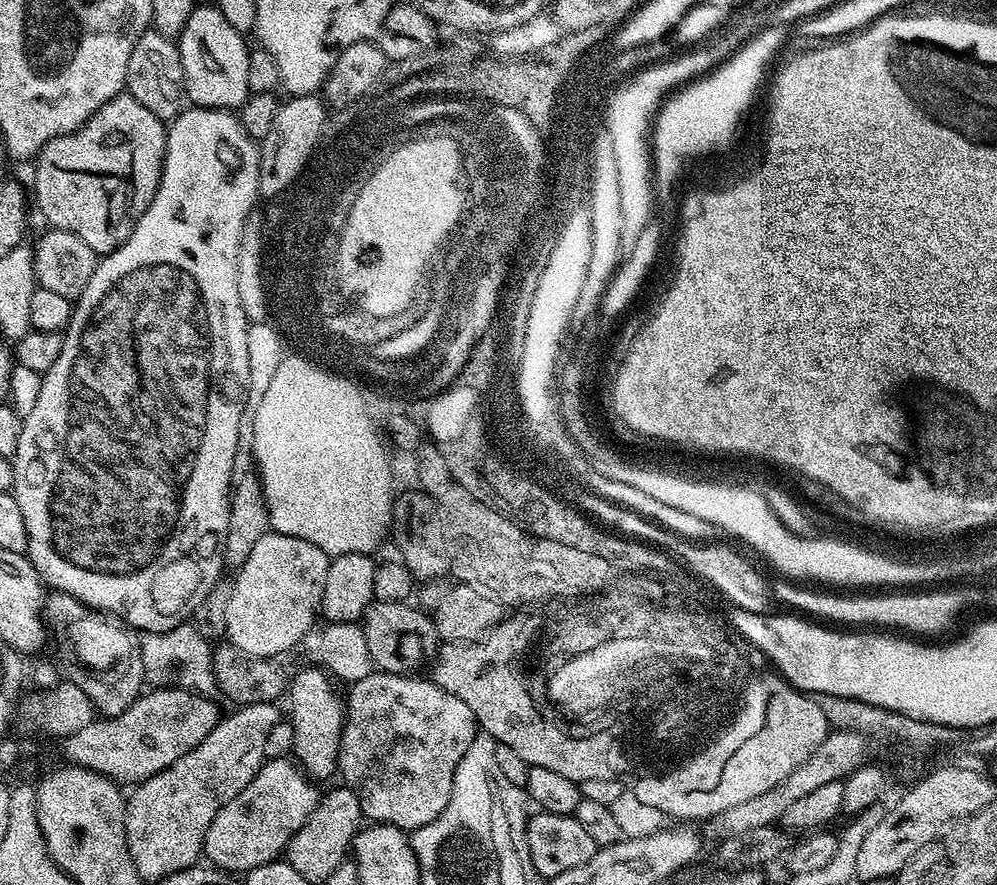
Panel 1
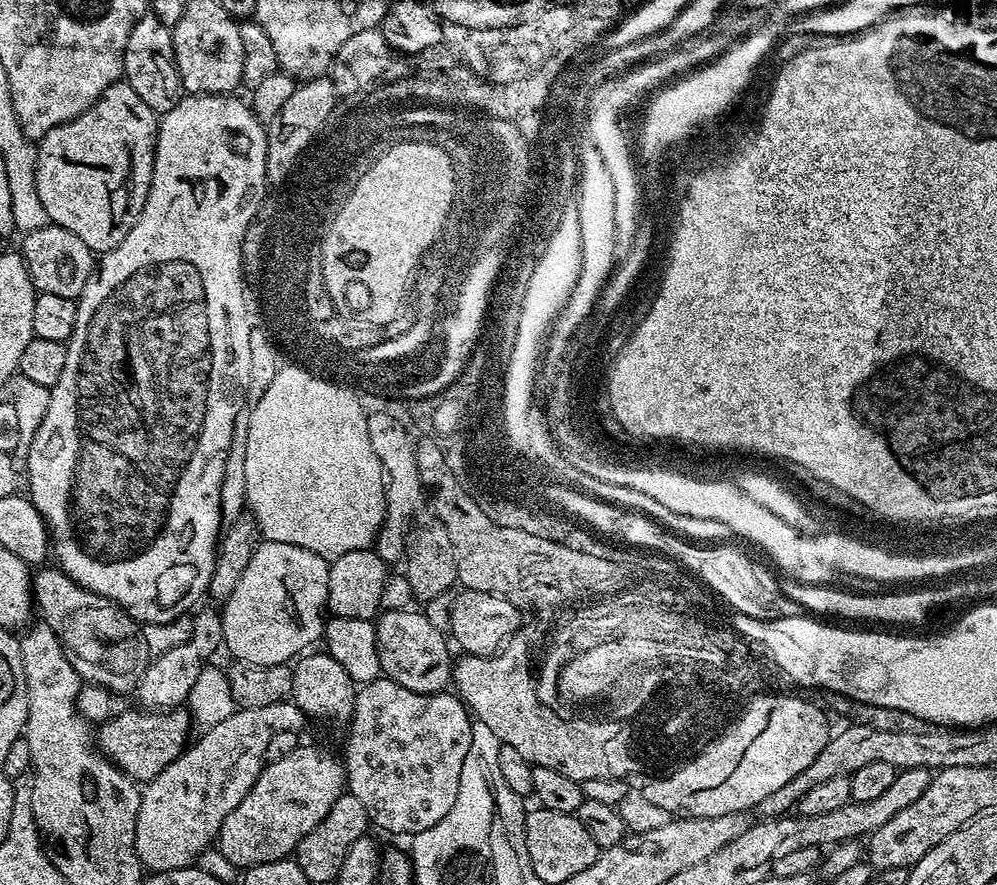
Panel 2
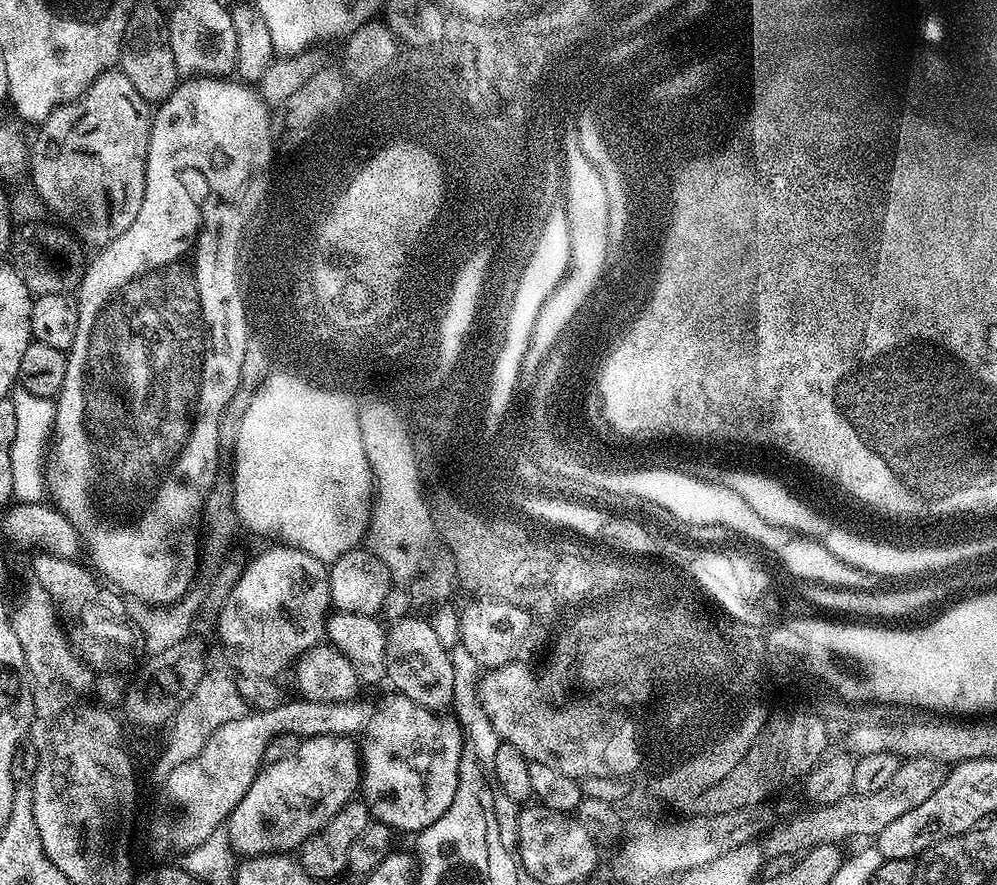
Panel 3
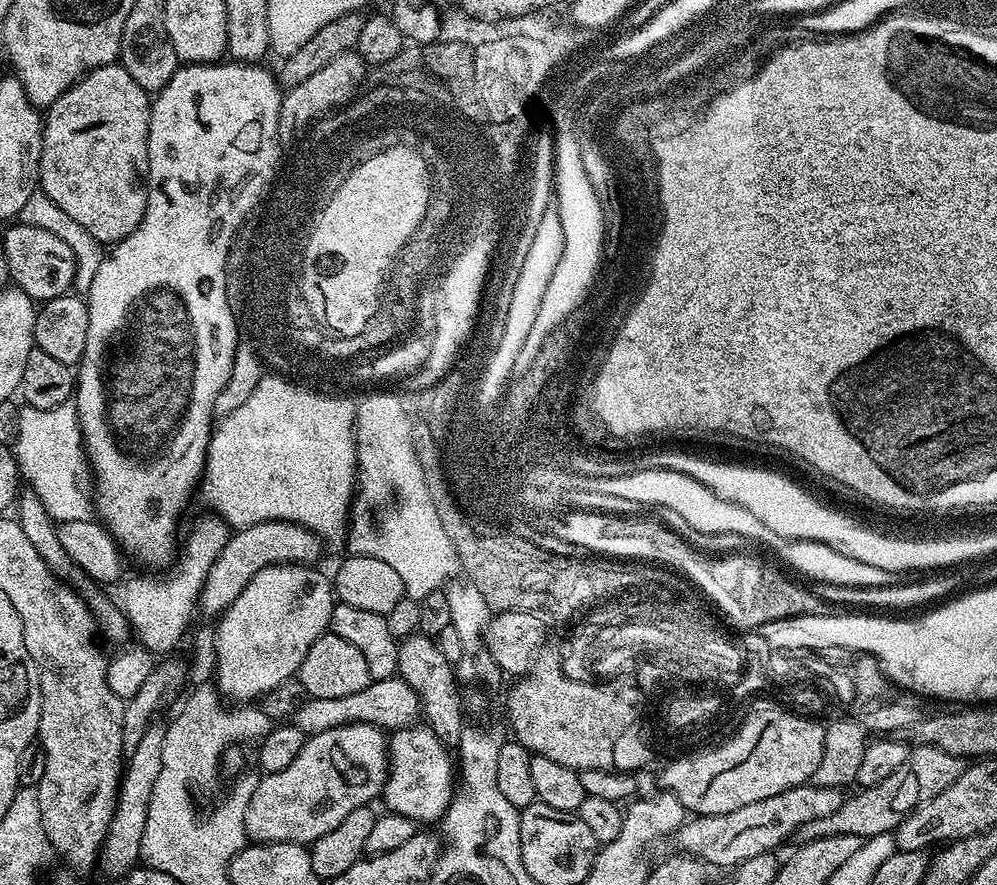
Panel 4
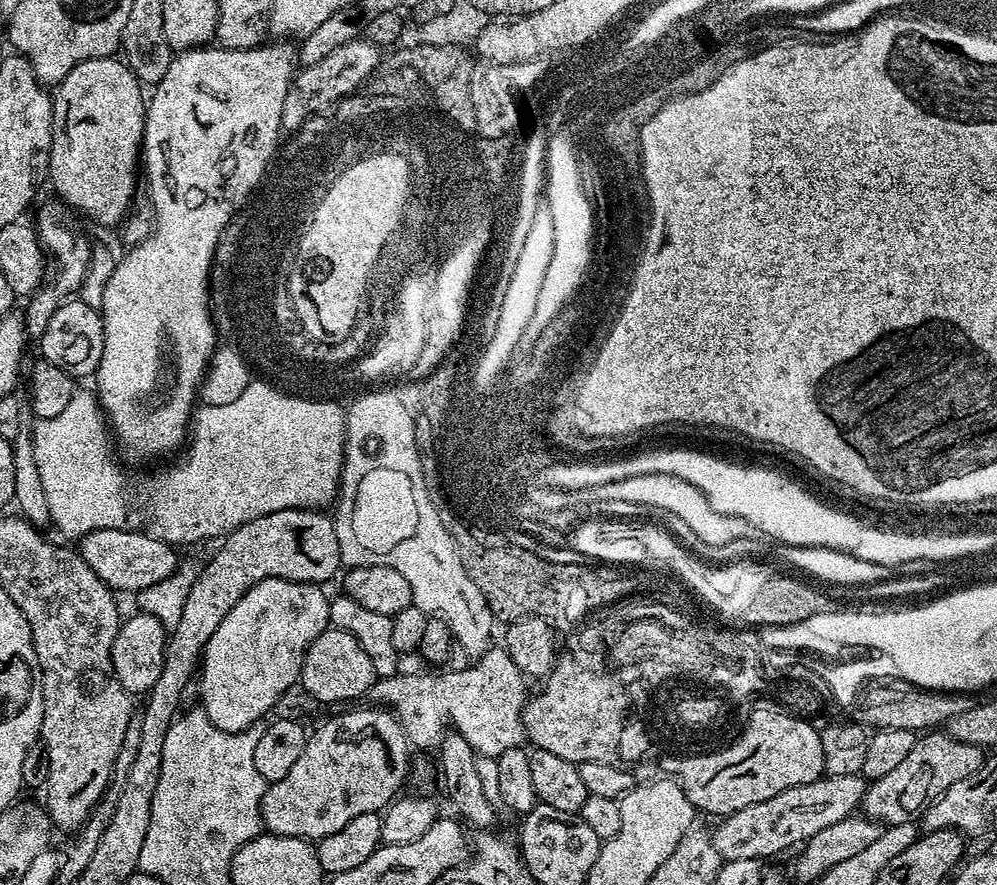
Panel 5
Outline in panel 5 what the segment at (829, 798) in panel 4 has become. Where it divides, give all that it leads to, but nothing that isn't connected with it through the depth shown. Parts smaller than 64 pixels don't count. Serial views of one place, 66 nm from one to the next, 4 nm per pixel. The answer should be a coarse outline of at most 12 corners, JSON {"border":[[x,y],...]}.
{"border":[[859,774],[823,775],[723,817],[721,861],[776,856],[864,803]]}

